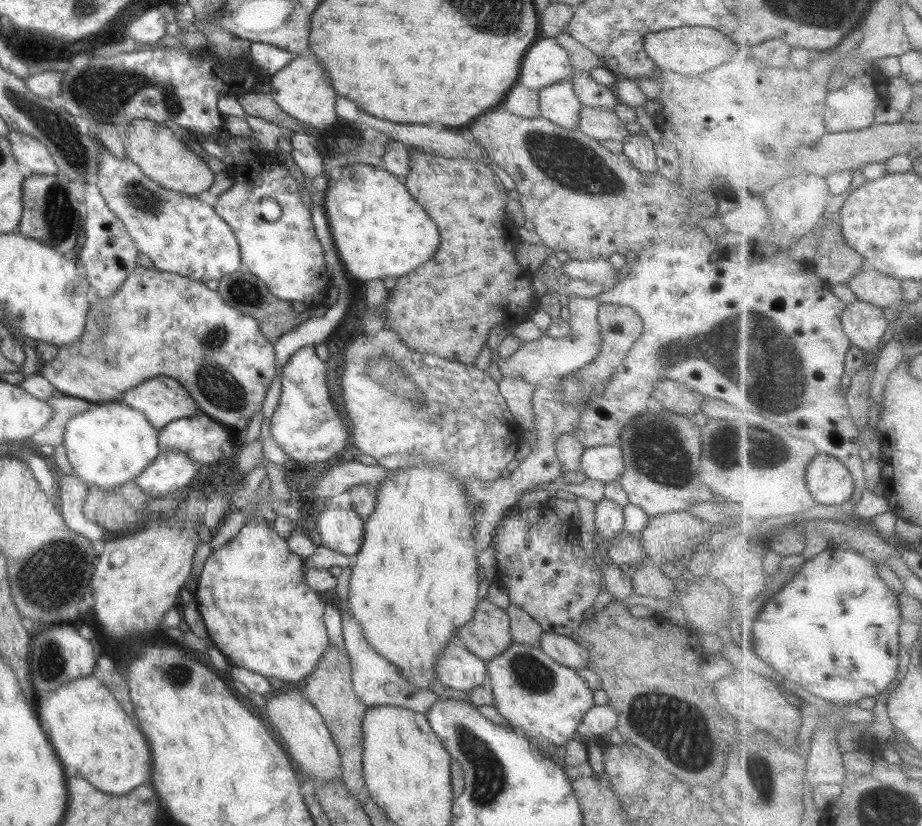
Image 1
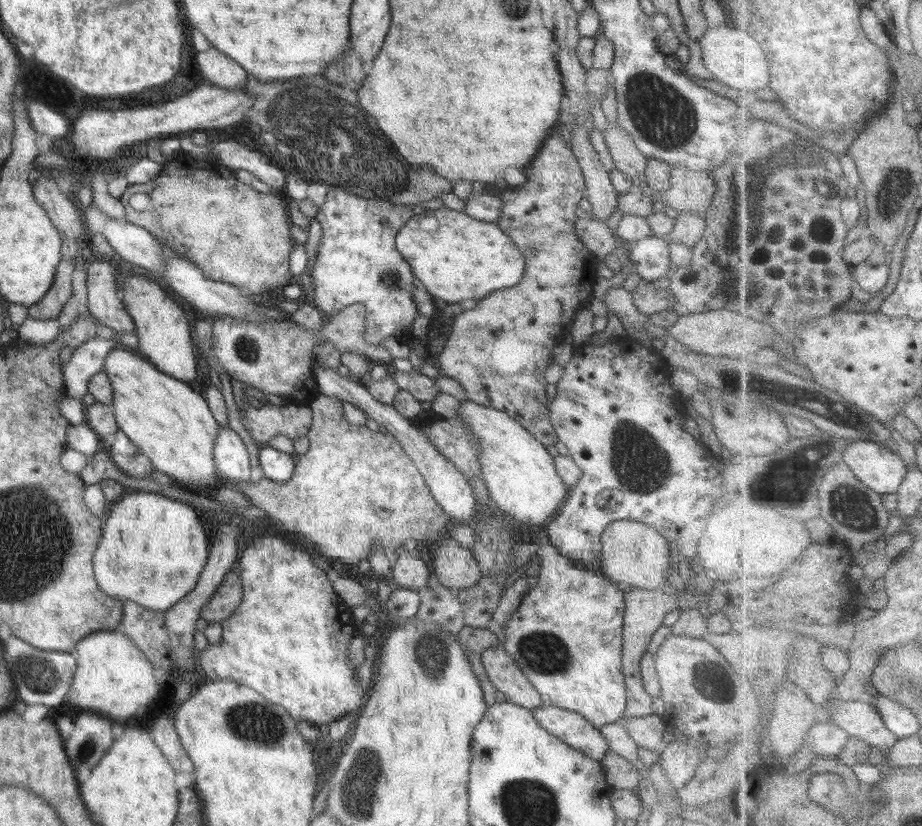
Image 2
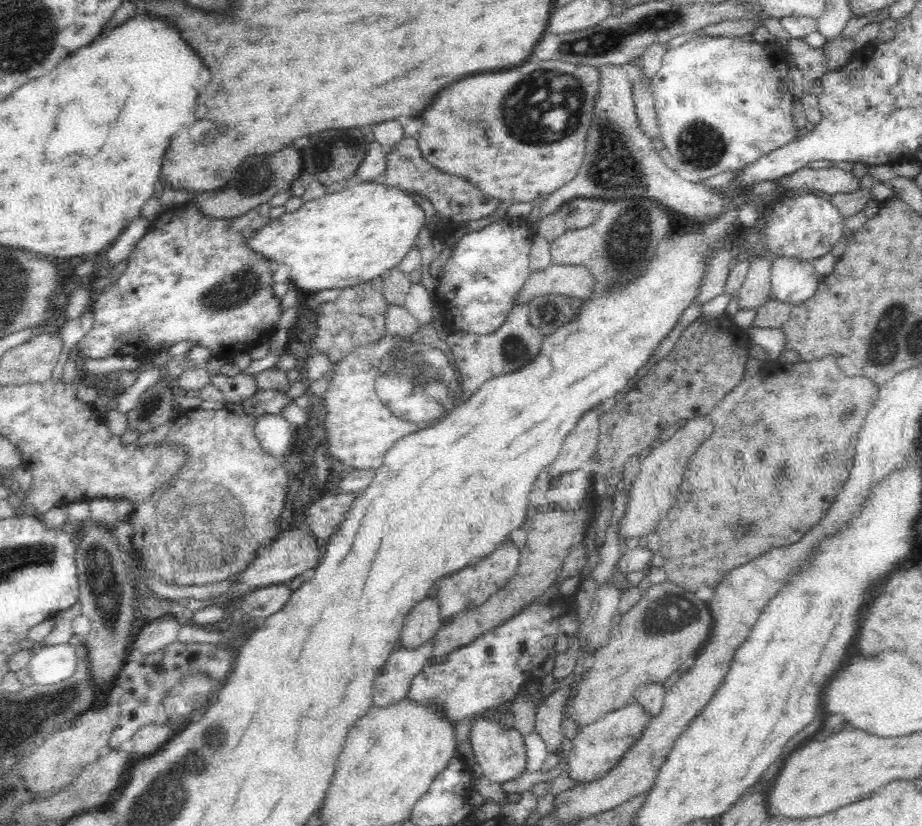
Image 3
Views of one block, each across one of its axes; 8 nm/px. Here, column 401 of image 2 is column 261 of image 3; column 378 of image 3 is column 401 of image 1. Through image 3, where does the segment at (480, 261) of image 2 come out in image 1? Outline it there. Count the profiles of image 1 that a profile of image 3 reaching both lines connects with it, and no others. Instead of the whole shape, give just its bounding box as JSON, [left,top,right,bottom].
[323,162,440,285]

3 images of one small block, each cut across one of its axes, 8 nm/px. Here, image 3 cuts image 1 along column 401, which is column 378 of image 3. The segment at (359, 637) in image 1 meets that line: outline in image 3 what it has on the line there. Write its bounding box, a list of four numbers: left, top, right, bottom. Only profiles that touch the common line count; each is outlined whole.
[372,640,432,707]

